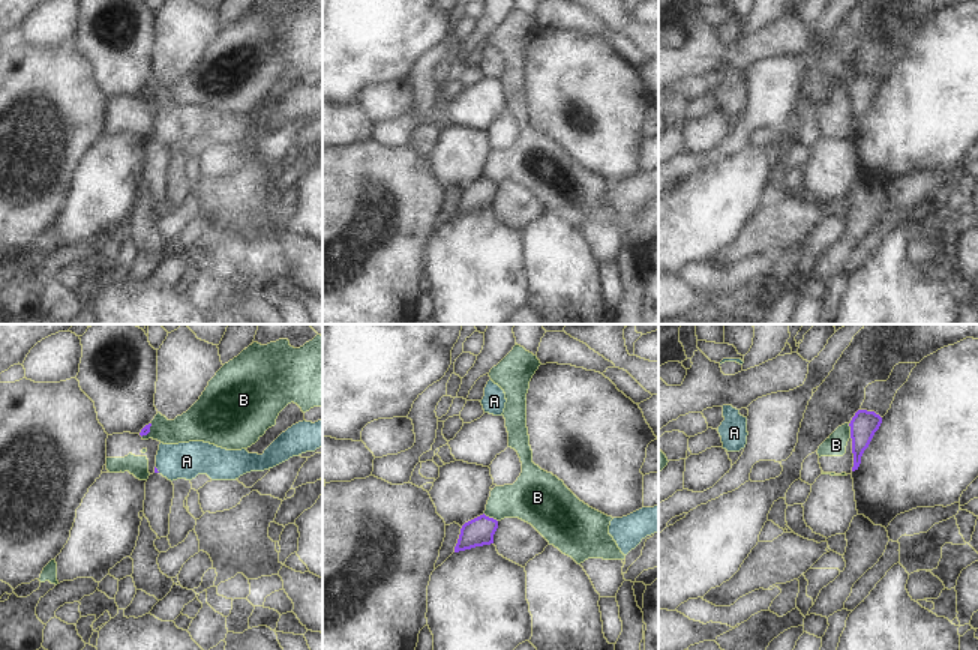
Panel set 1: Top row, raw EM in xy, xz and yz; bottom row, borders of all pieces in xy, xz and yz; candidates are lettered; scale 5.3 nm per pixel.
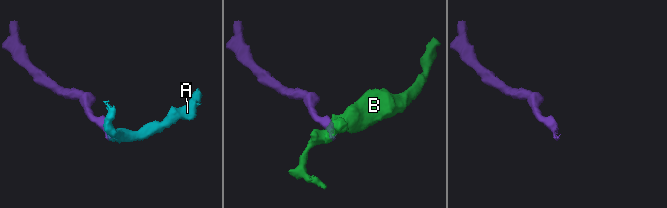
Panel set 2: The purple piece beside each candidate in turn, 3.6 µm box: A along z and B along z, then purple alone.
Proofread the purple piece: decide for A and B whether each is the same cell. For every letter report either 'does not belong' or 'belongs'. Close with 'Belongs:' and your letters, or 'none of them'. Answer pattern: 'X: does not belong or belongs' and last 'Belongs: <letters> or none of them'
A: belongs
B: does not belong
Belongs: A

